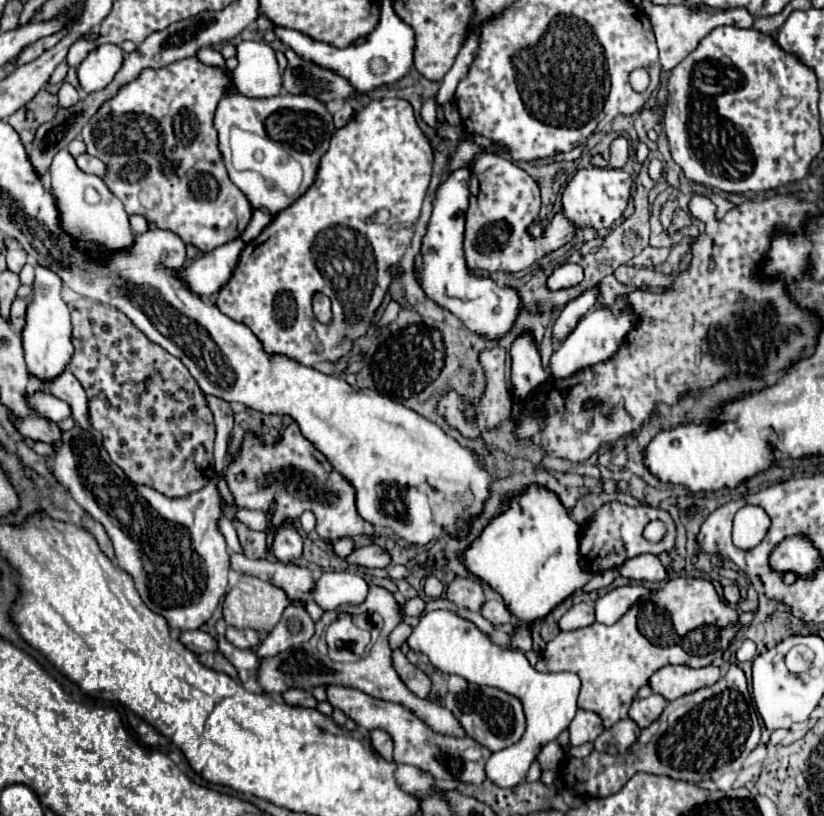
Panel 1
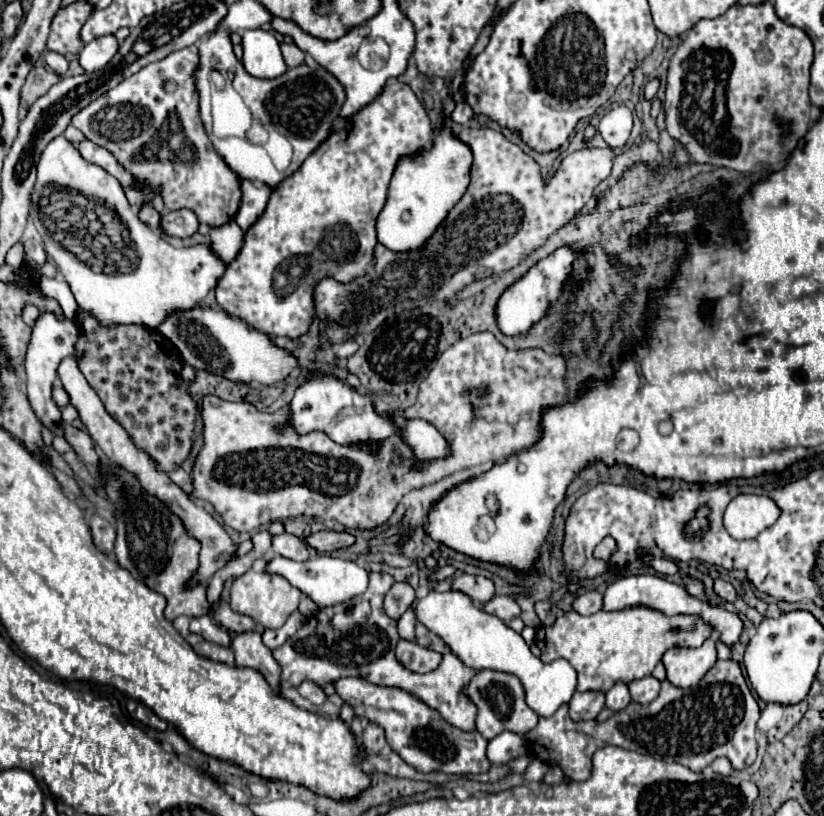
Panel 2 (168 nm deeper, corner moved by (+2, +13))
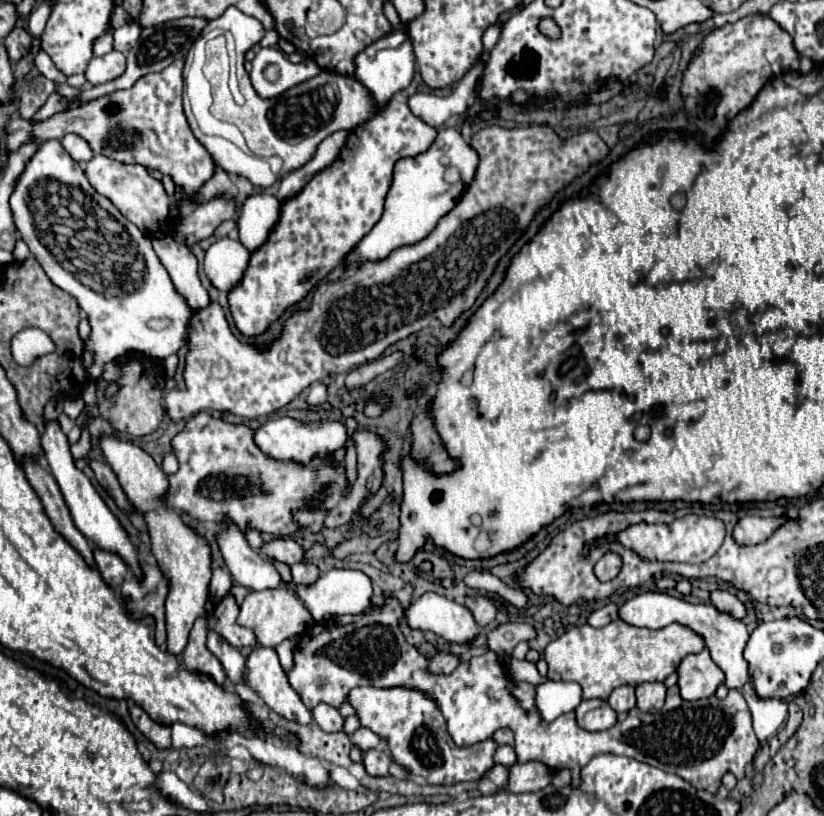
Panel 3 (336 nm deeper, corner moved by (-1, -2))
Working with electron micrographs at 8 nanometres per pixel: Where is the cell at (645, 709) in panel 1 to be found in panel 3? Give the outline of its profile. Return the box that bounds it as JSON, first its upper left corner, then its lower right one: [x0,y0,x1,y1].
[635,683,667,713]

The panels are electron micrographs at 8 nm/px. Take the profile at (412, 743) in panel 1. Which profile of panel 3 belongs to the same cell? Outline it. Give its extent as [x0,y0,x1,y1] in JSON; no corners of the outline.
[347,687,497,785]

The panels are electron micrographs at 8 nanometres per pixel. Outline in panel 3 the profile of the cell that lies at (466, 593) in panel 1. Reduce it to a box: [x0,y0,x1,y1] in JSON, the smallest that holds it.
[465,595,497,627]

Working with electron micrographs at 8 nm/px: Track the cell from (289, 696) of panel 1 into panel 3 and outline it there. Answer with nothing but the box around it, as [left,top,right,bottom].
[311,703,343,733]

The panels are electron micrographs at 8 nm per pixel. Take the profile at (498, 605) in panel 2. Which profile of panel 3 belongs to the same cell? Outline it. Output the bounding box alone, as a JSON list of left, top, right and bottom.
[487,623,535,653]

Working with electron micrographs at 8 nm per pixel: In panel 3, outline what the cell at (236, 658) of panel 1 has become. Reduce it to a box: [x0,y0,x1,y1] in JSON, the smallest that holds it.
[245,647,313,723]

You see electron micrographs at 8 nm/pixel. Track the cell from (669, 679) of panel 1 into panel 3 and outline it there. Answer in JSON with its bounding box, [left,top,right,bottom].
[677,649,725,701]

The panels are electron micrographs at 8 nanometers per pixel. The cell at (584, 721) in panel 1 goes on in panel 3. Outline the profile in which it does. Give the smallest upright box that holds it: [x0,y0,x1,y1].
[575,699,617,731]

